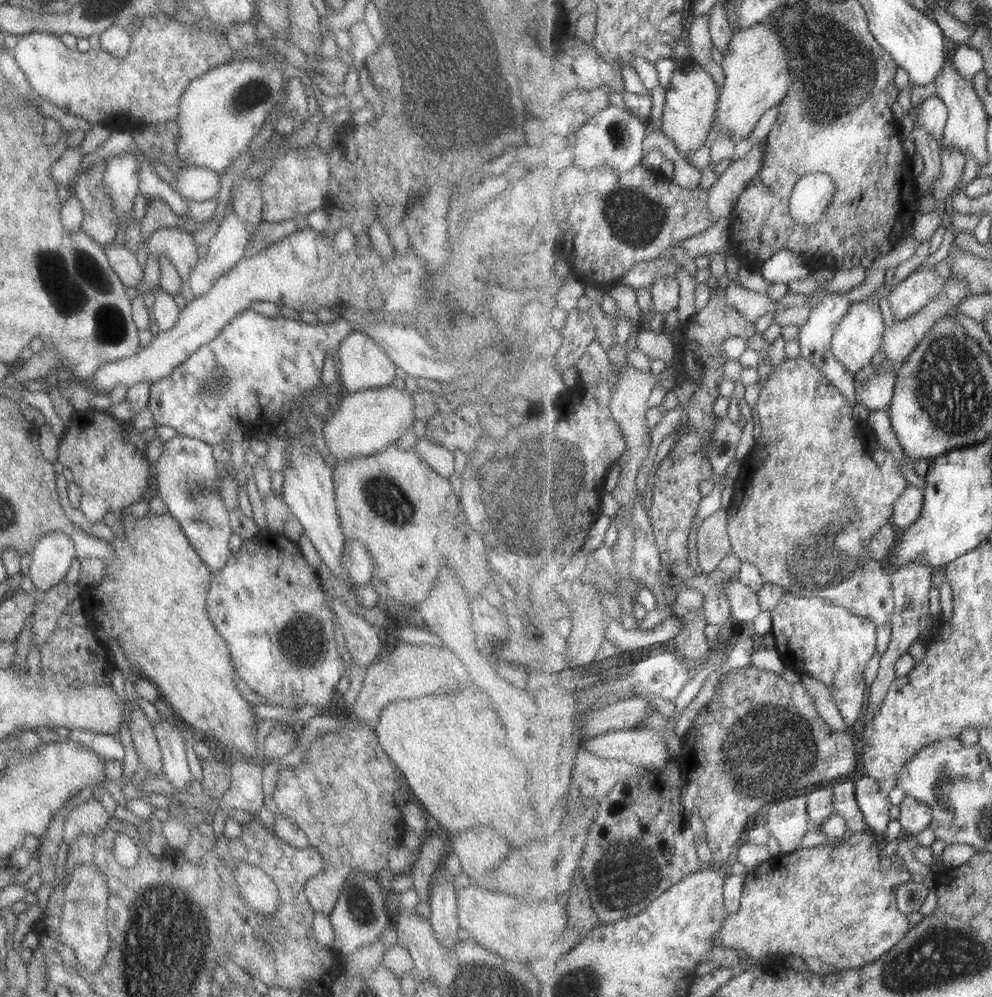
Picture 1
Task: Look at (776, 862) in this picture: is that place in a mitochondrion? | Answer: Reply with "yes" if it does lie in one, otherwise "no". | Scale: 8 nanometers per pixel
no

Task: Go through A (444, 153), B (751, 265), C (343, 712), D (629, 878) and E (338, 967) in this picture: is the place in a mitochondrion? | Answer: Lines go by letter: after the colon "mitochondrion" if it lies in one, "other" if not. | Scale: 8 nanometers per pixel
A: mitochondrion
B: other
C: other
D: mitochondrion
E: other

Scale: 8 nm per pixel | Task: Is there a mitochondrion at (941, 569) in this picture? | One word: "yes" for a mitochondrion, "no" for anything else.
no

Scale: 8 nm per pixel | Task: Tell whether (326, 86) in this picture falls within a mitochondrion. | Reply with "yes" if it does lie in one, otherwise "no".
no

